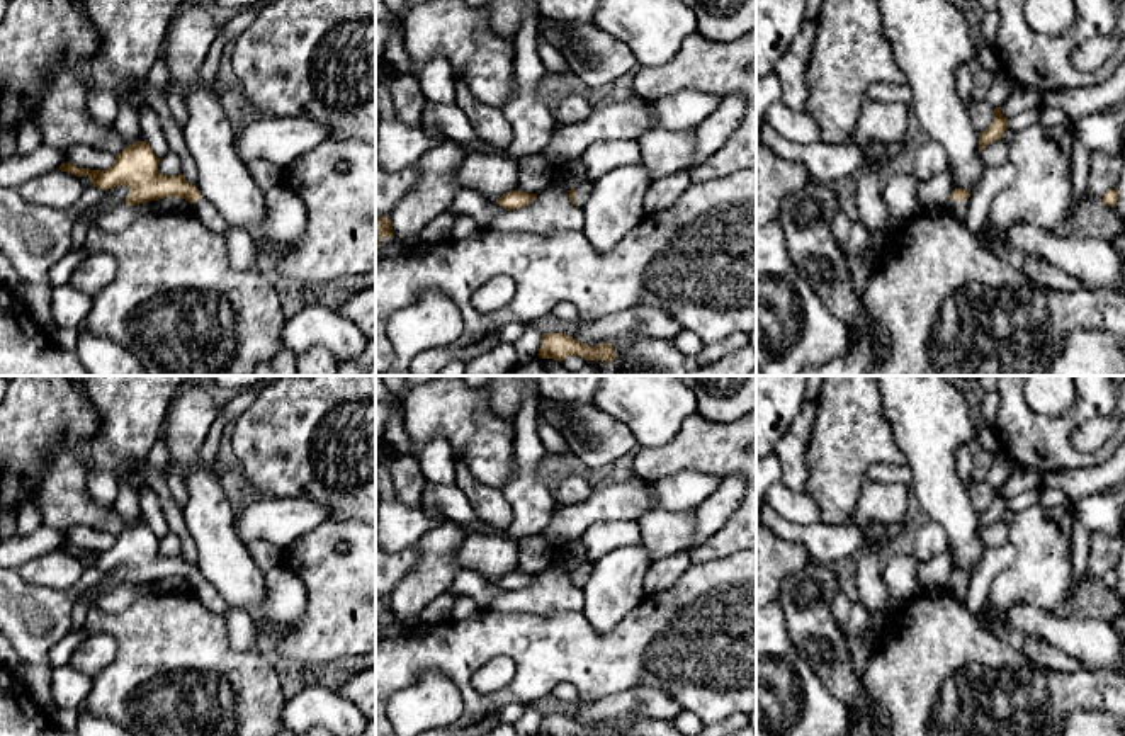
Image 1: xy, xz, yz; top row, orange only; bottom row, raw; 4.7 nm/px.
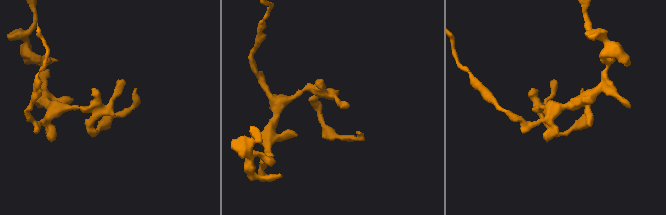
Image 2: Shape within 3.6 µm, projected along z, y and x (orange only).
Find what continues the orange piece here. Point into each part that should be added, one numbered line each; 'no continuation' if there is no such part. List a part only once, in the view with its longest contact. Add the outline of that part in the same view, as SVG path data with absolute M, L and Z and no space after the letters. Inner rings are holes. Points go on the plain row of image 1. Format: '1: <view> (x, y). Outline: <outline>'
1: yz (955, 588). Outline: M969 580L967 581L950 581L947 590L958 603L965 603L967 586L969 586Z

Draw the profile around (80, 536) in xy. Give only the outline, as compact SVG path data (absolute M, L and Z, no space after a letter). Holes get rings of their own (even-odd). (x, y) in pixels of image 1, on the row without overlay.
M75 525L65 530L65 544L71 544L78 549L107 551L114 542L116 535L88 525Z

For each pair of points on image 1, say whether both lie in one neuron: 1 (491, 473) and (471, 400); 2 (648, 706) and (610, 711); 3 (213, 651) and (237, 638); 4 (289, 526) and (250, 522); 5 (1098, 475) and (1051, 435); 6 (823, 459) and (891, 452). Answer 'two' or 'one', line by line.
1: one
2: one
3: two
4: one
5: two
6: one

